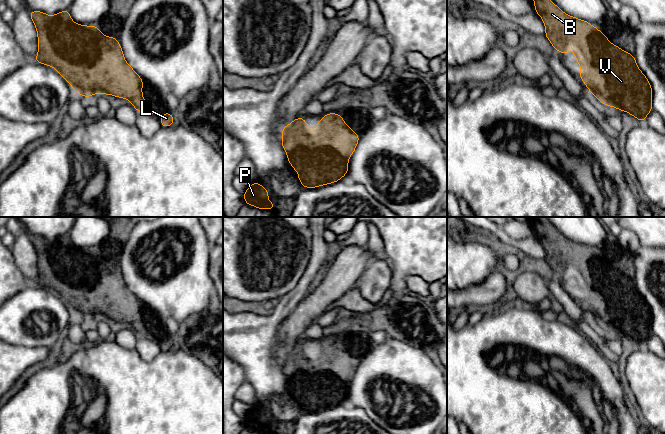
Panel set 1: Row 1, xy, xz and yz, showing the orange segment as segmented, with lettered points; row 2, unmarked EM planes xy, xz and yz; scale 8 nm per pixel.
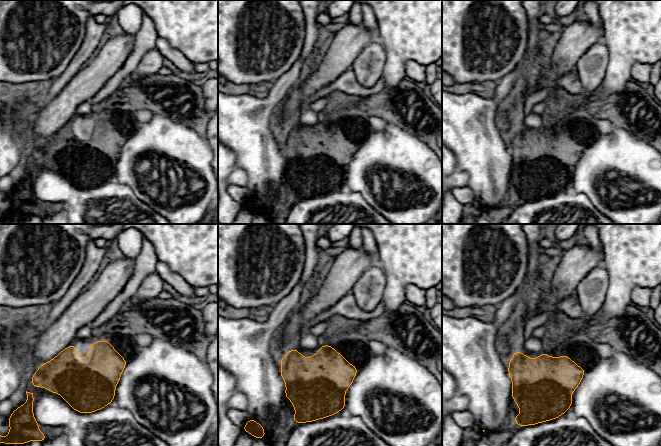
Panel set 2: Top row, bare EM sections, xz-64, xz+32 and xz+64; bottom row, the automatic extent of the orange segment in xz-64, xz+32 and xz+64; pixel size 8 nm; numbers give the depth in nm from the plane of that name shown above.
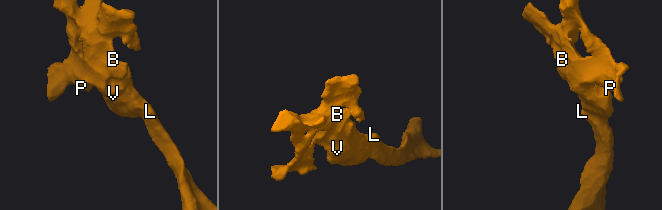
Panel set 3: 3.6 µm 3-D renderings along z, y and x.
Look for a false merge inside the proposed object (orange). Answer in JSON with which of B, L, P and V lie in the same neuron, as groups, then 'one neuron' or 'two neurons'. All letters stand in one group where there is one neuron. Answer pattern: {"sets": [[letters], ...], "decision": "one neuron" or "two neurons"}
{"sets": [["B", "L", "P", "V"]], "decision": "one neuron"}

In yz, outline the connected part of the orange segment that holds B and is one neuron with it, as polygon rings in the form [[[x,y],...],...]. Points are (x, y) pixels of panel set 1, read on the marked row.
[[[534,0],[535,12],[538,13],[544,22],[545,36],[550,40],[554,49],[566,54],[569,50],[574,51],[578,64],[583,68],[579,71],[580,77],[590,92],[607,106],[616,107],[644,121],[652,107],[652,89],[645,75],[639,70],[633,55],[621,50],[618,46],[611,44],[608,38],[597,28],[587,21],[568,16],[560,10],[551,0]]]

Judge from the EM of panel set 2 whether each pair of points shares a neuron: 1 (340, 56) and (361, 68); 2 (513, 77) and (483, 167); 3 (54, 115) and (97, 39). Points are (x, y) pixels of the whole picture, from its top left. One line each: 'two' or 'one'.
1: two
2: one
3: two

